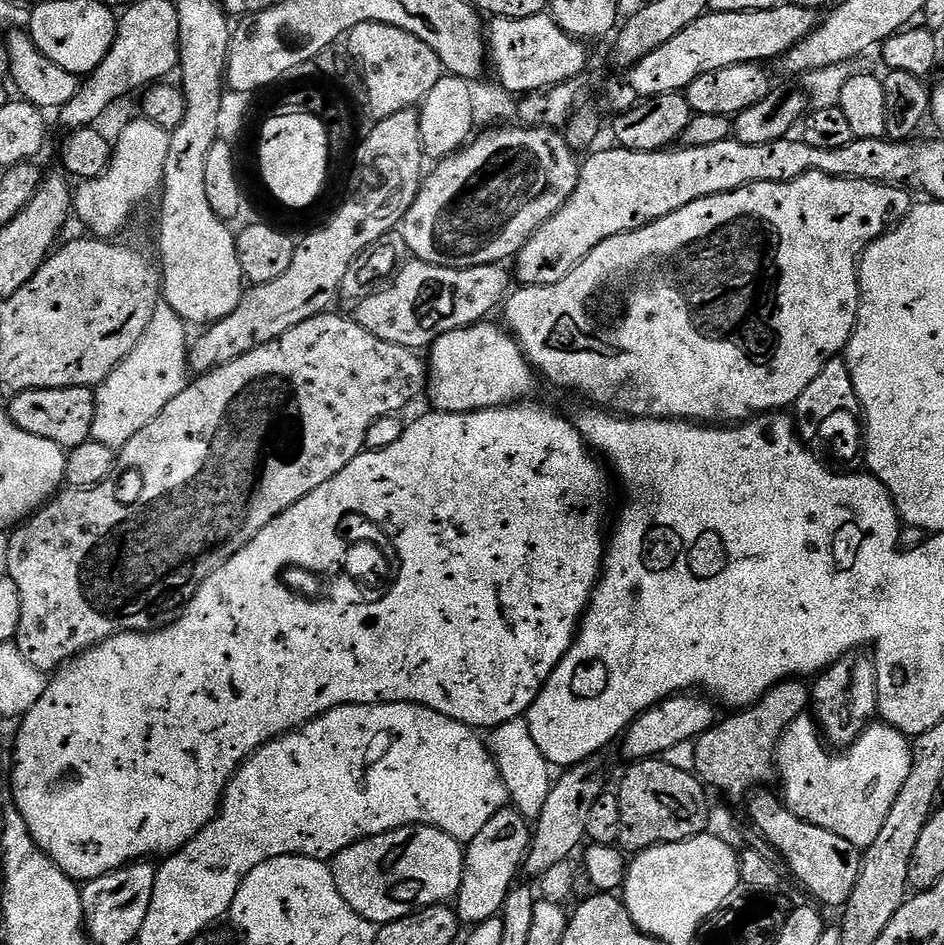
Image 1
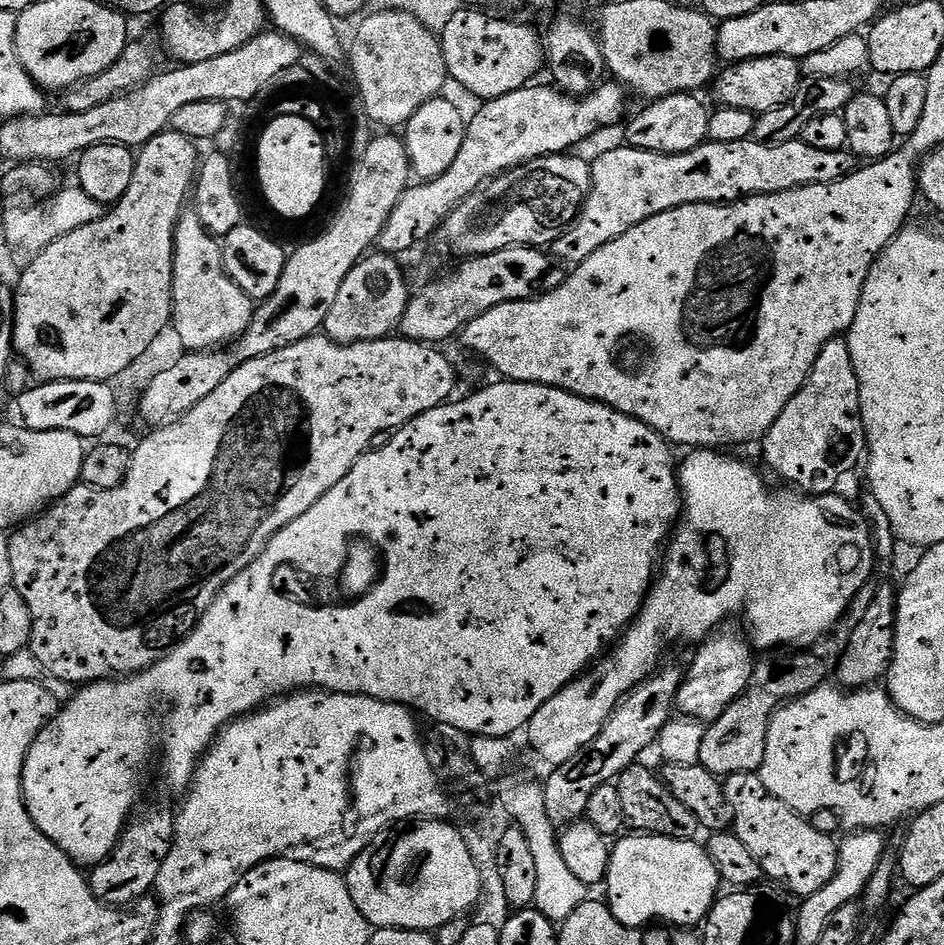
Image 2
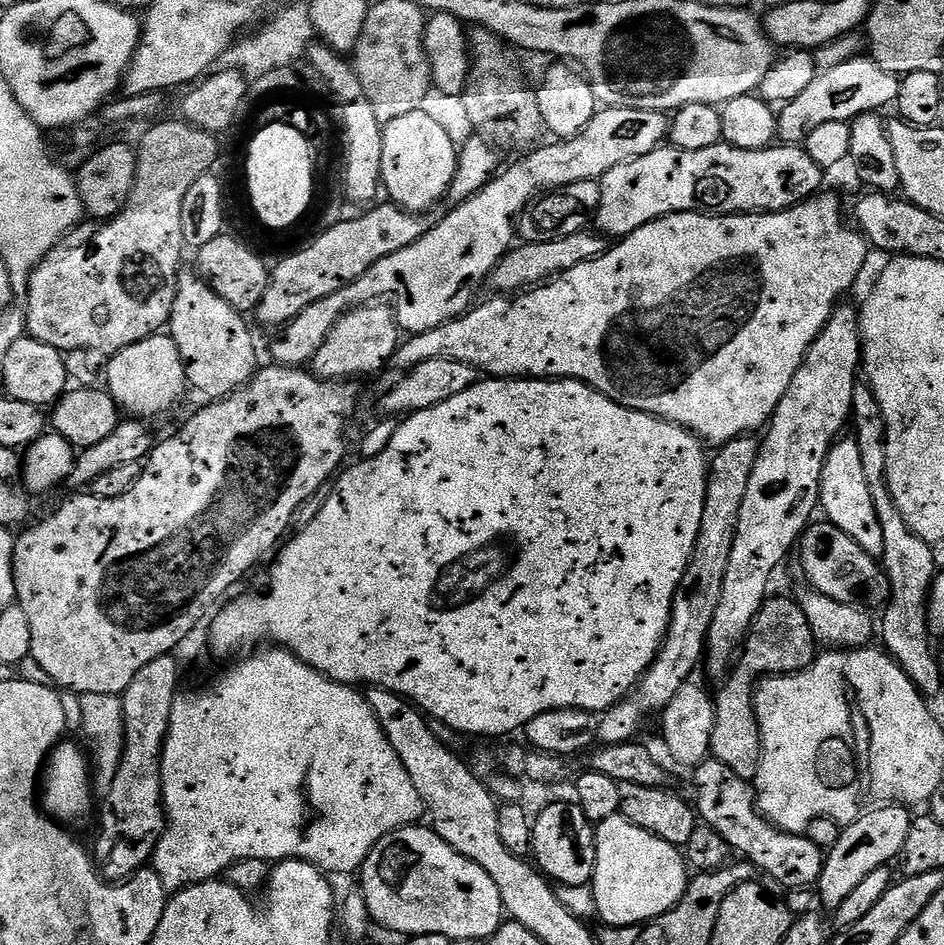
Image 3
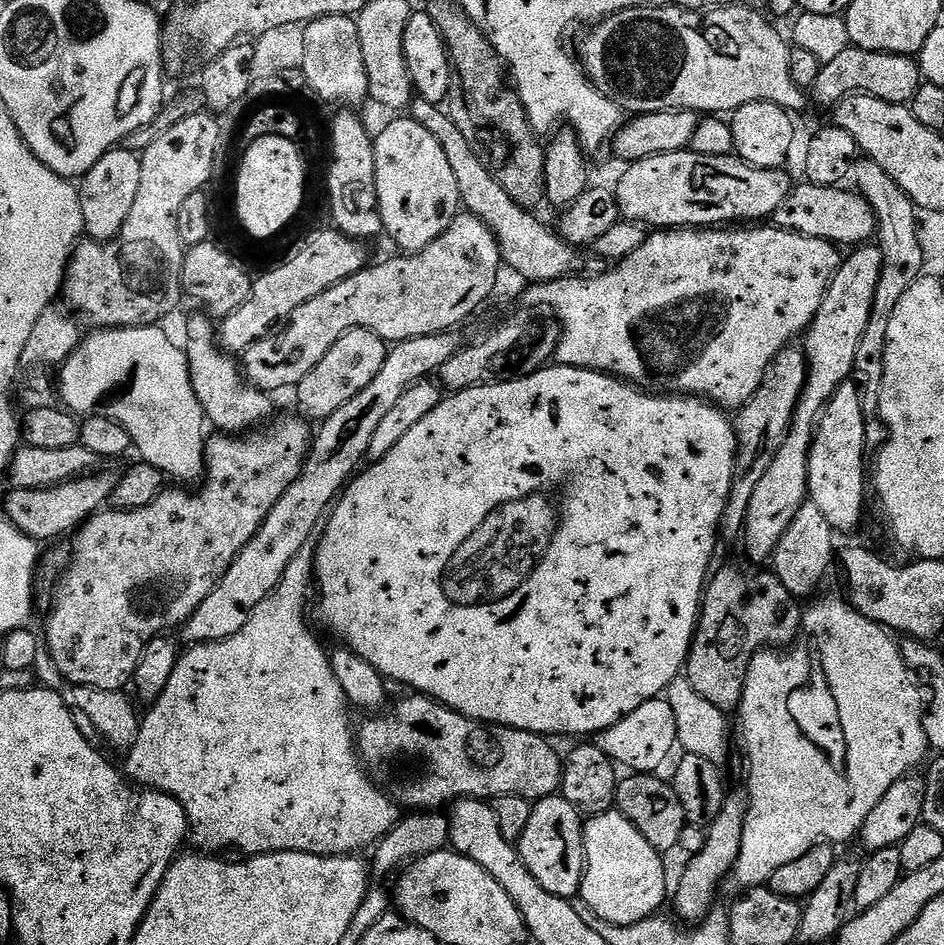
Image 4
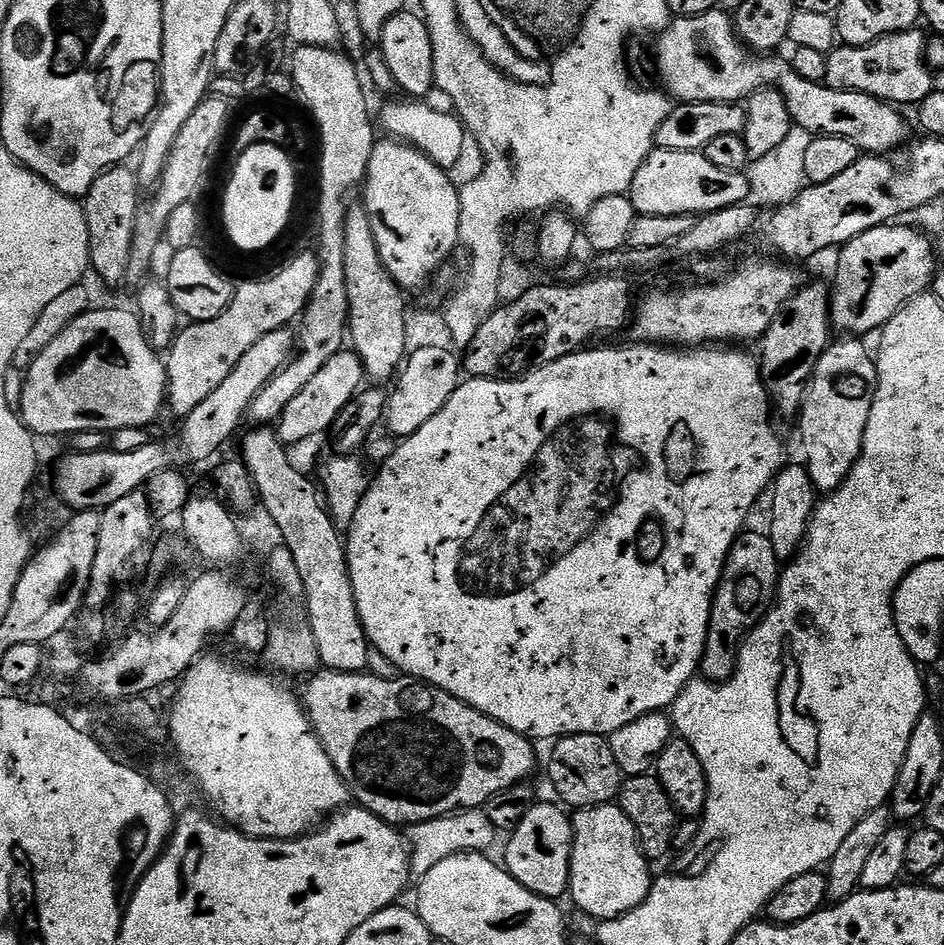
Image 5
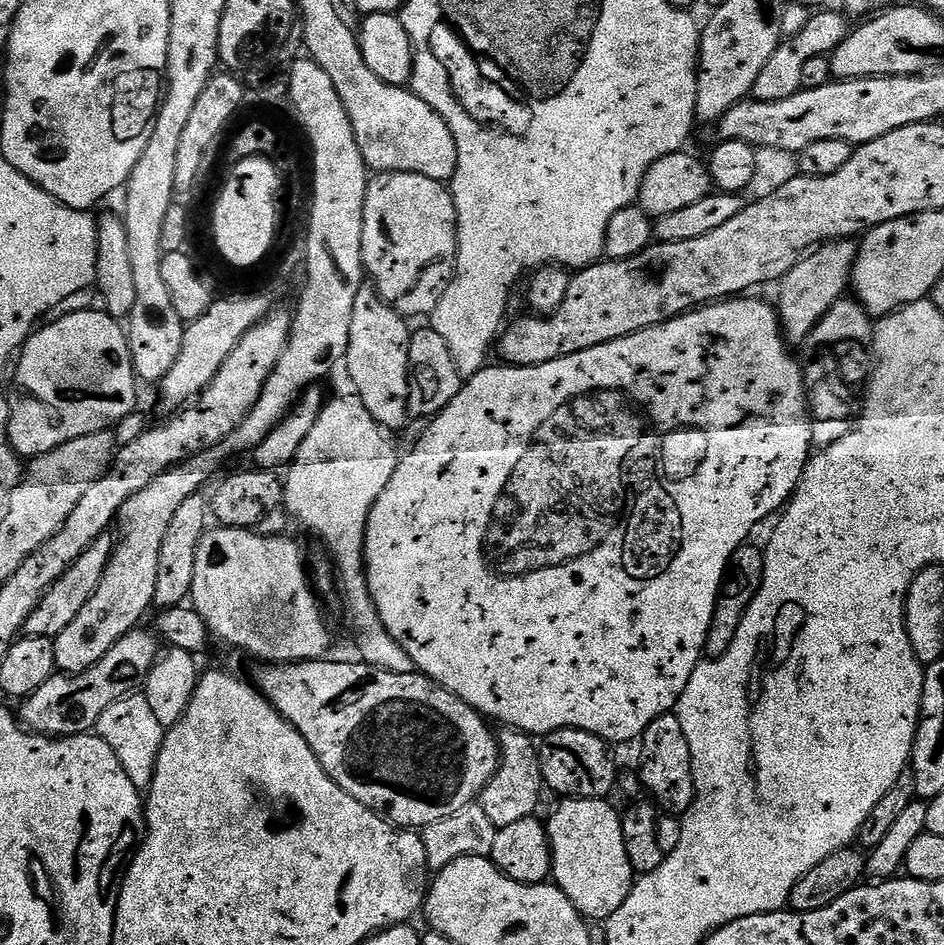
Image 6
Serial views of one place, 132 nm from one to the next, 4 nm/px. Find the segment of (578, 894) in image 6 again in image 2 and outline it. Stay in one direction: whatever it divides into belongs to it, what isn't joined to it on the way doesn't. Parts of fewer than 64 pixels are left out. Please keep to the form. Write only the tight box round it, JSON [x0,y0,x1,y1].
[606,835,722,928]

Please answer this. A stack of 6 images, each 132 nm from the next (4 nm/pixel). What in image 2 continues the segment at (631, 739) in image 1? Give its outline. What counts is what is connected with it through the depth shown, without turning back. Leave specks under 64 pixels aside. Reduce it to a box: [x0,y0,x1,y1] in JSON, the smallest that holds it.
[676,631,754,722]

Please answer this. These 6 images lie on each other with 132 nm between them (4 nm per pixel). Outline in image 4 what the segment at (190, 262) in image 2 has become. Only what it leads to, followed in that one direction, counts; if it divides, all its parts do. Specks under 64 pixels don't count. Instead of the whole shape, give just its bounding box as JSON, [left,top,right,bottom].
[186,315,273,434]

